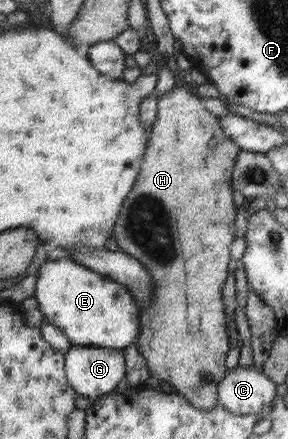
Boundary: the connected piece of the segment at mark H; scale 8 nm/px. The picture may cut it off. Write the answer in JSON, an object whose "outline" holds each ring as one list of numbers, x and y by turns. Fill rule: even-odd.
{"outline":[[178,86,157,97,157,115,150,137,139,177,130,196,124,200,124,212,120,212,116,220,113,238,122,252,139,260,152,276,154,292,149,304,142,309,142,333,135,343,146,359,152,383,172,384,174,392,204,411,220,405,219,384,227,374,224,360,230,340,222,284,228,276,230,244,236,238,234,220,238,208,232,198,233,171,241,148,226,136,220,127,220,118,204,108,201,96]]}

